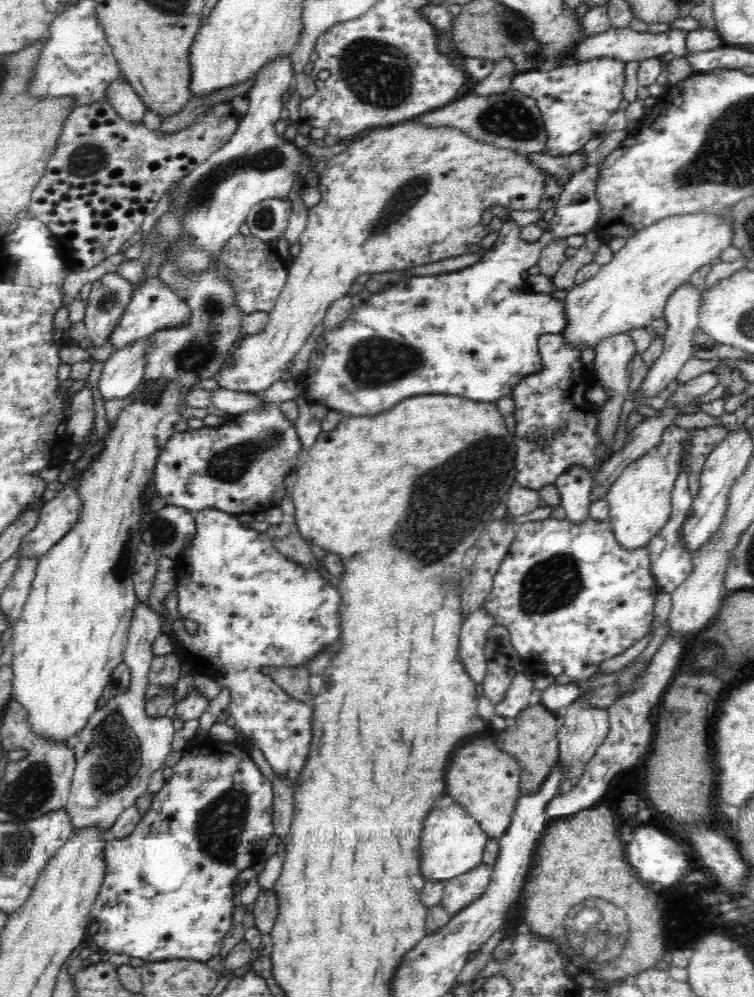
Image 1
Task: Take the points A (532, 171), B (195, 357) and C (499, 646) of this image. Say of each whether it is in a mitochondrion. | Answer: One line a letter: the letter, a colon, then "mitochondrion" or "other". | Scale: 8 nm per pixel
A: other
B: mitochondrion
C: other

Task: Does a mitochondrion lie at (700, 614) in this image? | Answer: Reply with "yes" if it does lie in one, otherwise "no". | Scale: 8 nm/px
no

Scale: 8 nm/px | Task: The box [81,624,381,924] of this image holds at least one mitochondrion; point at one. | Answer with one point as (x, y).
(114, 757)

